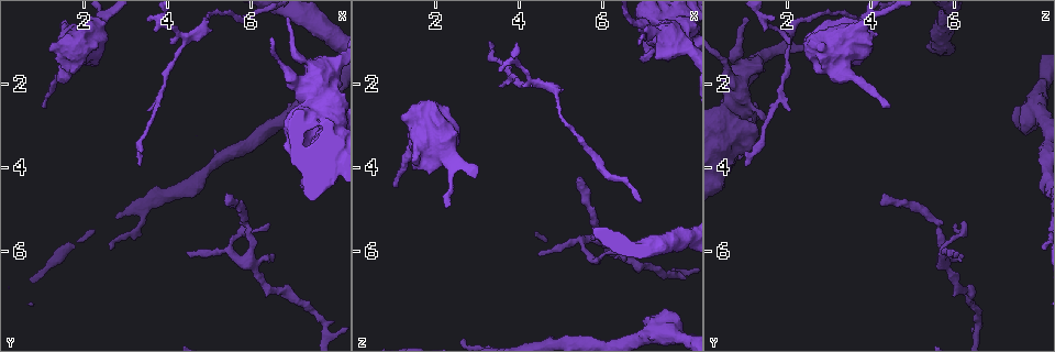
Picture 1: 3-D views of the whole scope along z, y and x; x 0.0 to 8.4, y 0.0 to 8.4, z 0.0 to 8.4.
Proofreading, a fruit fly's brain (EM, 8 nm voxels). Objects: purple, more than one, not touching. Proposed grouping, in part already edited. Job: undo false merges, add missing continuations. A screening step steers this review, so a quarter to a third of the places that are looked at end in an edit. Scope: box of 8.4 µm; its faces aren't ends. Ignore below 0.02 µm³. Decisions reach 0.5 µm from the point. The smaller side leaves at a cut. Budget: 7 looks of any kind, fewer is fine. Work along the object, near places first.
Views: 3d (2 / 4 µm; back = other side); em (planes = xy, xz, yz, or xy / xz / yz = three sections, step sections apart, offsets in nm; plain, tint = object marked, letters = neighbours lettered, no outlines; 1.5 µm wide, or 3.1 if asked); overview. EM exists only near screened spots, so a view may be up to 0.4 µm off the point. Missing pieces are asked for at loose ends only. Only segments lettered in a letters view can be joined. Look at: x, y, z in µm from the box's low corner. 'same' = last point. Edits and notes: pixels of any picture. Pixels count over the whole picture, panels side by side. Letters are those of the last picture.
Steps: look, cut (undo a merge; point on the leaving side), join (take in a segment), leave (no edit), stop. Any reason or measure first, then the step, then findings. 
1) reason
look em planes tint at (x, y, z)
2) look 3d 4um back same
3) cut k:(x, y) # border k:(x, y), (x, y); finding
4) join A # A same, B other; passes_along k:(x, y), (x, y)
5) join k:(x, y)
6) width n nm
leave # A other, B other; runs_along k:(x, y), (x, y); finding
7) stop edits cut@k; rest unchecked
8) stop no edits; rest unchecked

look 3d 4um at (4.55, 0.85, 2.10)

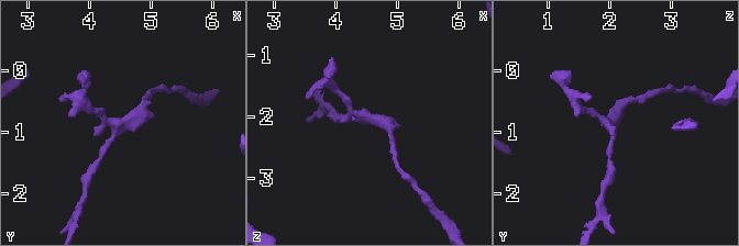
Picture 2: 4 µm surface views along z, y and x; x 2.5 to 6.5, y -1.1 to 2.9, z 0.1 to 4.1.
arms 3
look em planes tint at (4.60, 0.85, 2.05)

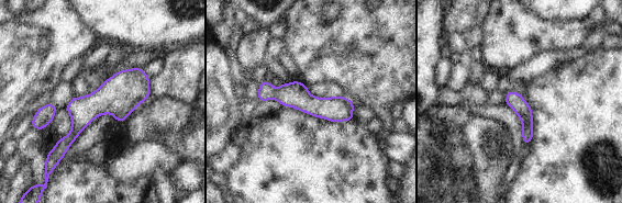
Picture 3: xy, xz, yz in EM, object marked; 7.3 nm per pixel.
look em planes letters same

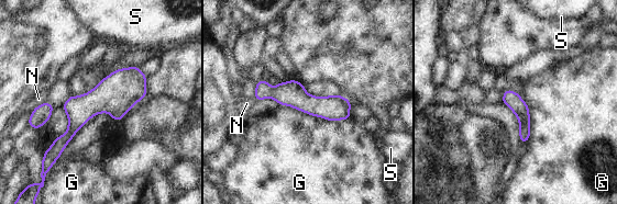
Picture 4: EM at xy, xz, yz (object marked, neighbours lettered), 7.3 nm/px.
longest_contact G 550 nm
leave # G other, N other, S other; border 4:(278, 104), (327, 120), (351, 118); all the same cell

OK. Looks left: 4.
thick turns thin
look em planes letters at (6.95, 1.85, 0.55)

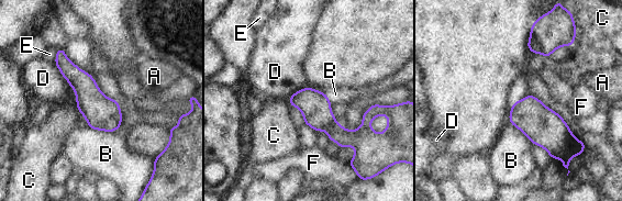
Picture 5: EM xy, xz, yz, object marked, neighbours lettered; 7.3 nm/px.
width 220 nm; longest_contact B 300 nm
leave # A other, B other, C other, D other, E other, F other; one cell here

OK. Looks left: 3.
an open end
look em planes letters at (4.50, 5.95, 6.10)

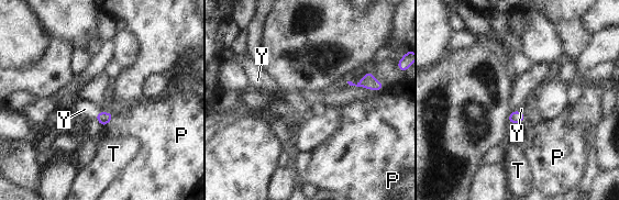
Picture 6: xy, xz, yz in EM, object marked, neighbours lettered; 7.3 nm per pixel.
width 90 nm
join 6:(85, 109) # P other, T other, Y same; passes_along 6:(102, 118), (97, 114), (85, 109); the cell continues

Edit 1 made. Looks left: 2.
stop edits join@6; rest unchecked

